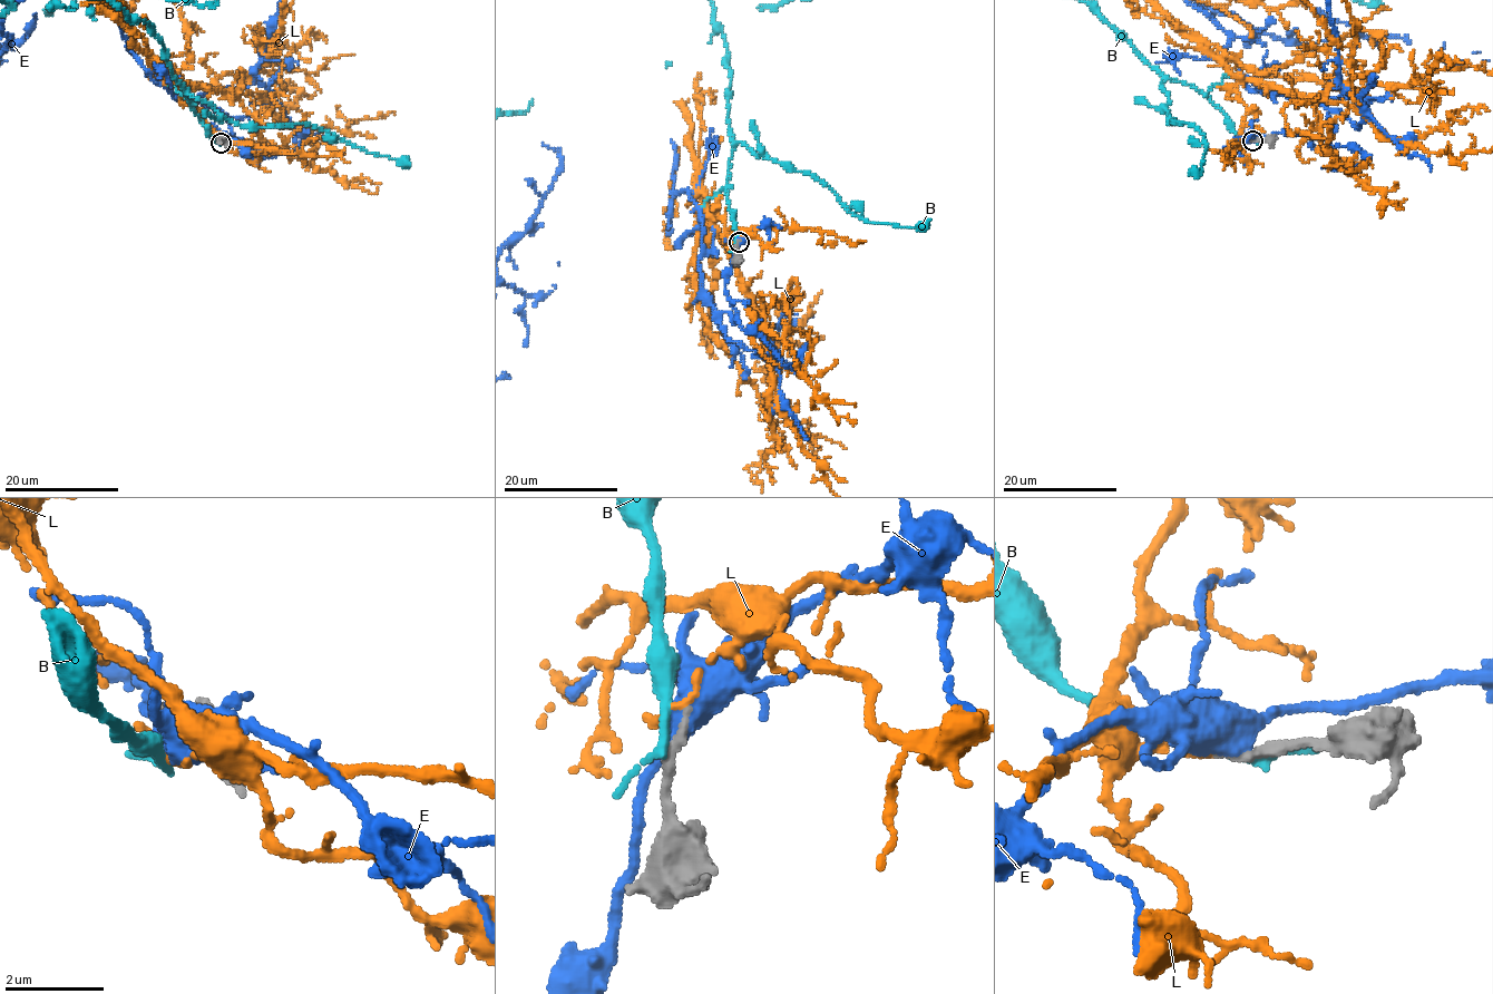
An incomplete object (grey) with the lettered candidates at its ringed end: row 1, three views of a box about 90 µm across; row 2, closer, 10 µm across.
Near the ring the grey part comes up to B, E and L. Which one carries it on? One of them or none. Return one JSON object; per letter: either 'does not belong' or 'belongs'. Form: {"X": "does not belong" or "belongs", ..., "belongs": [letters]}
{"B": "does not belong", "E": "does not belong", "L": "does not belong", "belongs": []}

